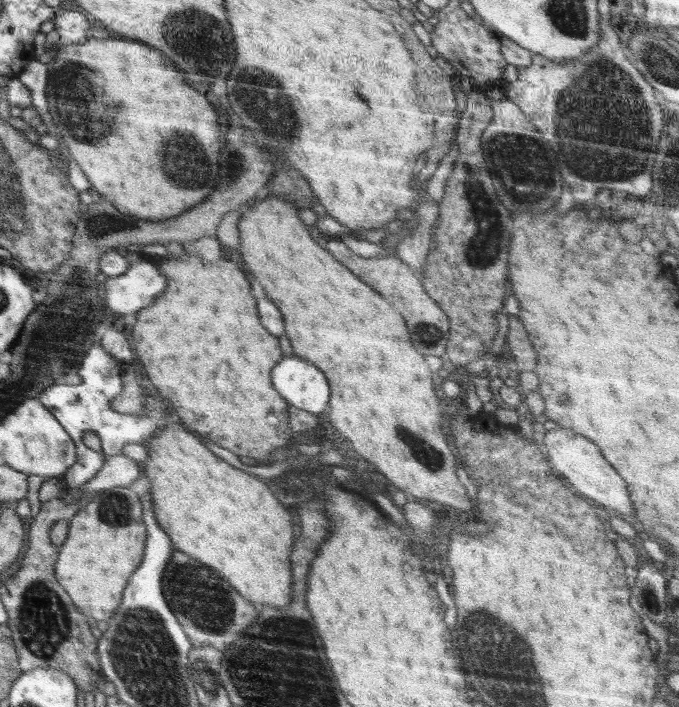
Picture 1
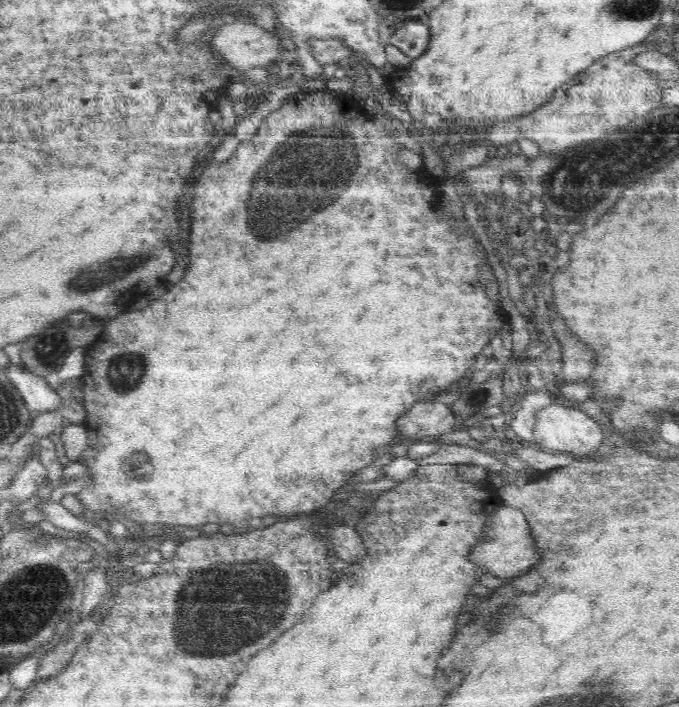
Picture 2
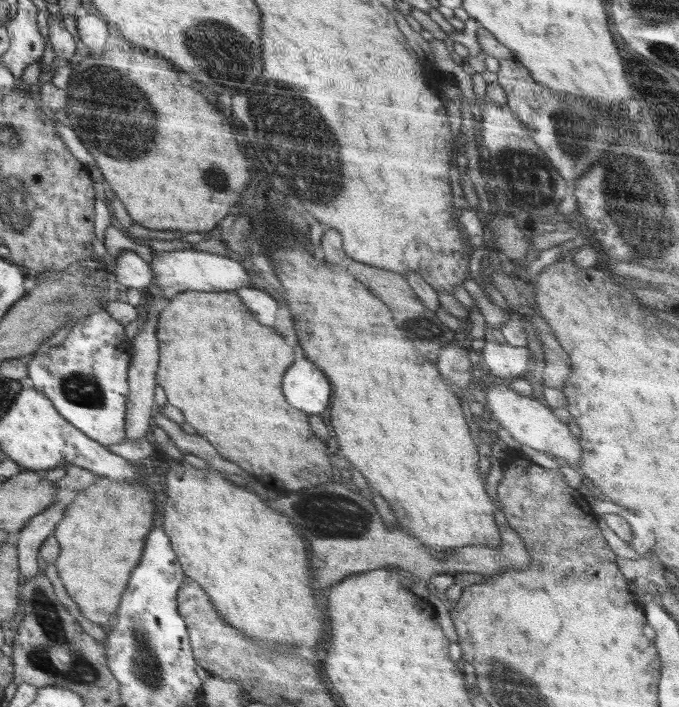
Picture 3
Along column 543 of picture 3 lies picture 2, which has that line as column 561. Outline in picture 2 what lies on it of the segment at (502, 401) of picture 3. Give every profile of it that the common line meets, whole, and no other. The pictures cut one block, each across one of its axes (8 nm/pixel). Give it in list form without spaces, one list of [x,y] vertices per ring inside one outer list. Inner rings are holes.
[[[557,400],[536,412],[534,434],[533,440],[538,448],[554,453],[572,453],[578,459],[597,456],[607,449],[607,445],[602,443],[602,431],[597,419]]]

